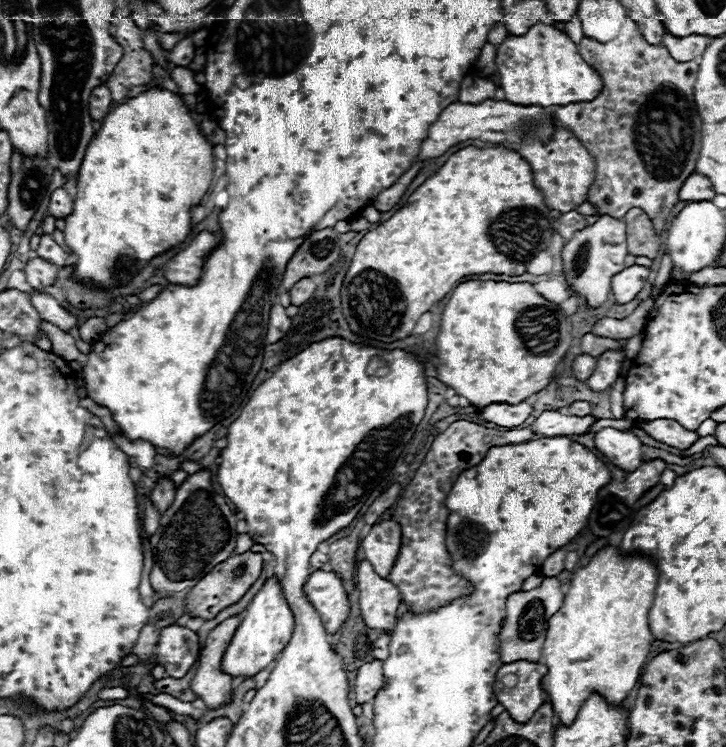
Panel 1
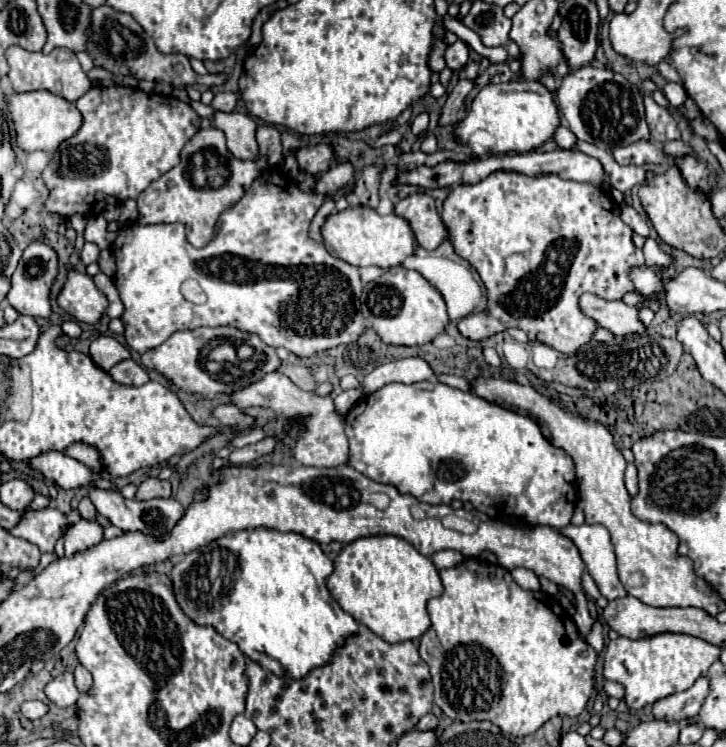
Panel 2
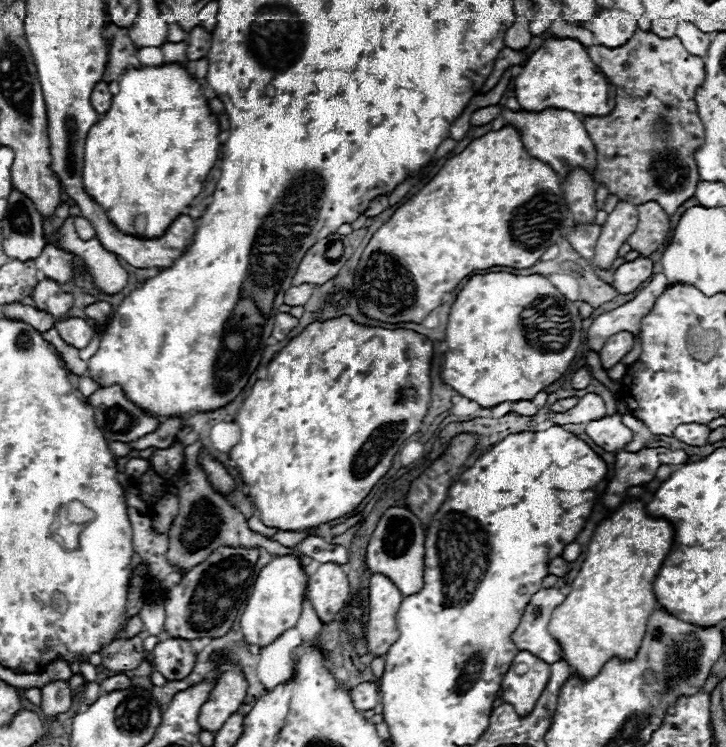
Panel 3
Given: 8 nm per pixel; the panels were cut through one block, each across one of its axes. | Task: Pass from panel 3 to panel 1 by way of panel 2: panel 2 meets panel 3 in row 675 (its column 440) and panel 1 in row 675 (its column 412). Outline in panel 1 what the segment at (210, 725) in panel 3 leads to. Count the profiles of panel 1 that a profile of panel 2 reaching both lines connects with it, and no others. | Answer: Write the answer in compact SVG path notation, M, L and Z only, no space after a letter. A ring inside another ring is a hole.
M236 614L222 624L218 624L206 638L200 658L198 658L198 668L192 678L192 692L204 702L206 708L220 708L232 700L232 676L222 670L222 658L224 652L240 626L244 614Z

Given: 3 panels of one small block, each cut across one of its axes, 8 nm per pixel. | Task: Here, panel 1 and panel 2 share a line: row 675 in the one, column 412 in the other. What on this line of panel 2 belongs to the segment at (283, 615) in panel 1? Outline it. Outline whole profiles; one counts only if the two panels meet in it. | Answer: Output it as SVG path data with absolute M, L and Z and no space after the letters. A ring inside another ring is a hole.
M348 208L330 216L322 228L324 246L332 248L332 254L352 266L378 266L378 268L394 268L400 266L408 256L416 250L416 234L408 226L408 220L388 214L380 216L372 208Z

